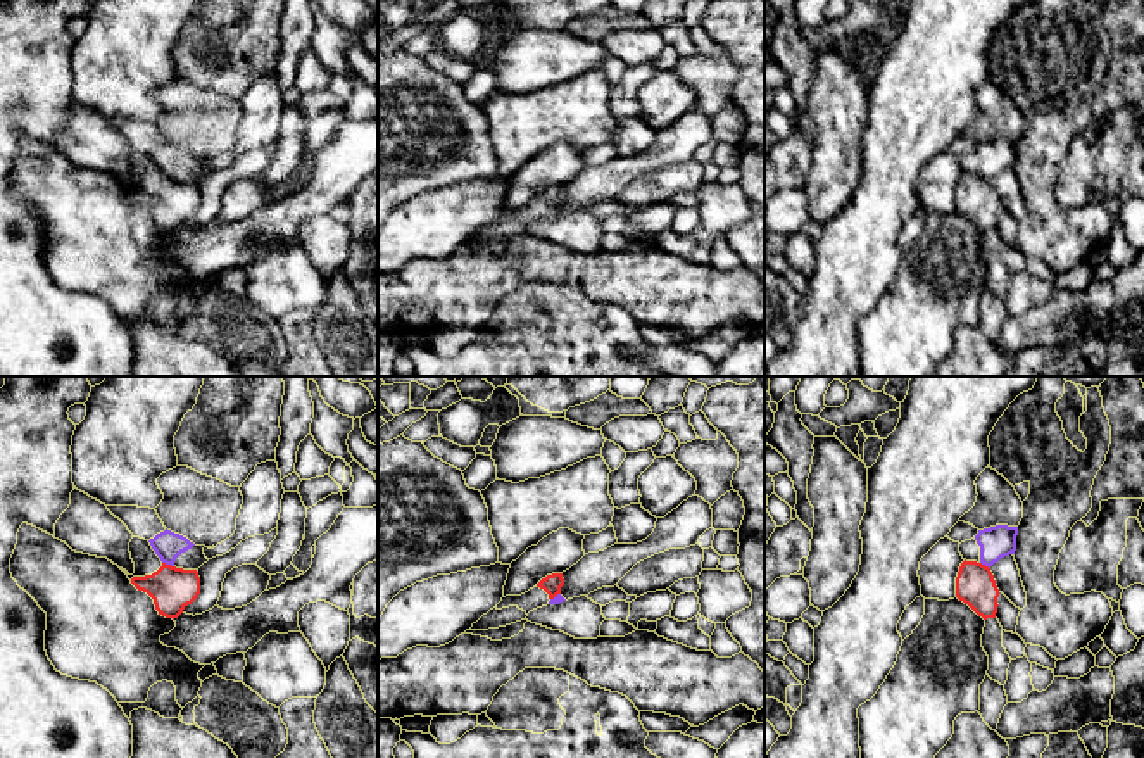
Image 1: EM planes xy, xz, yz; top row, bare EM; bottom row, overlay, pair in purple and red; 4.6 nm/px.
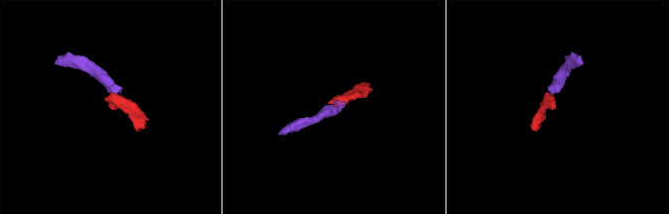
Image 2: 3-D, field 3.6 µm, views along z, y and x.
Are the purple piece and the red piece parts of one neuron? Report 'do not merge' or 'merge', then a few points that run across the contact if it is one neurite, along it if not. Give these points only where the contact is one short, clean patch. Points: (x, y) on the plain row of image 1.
do not merge | xy (163, 175), (173, 180)

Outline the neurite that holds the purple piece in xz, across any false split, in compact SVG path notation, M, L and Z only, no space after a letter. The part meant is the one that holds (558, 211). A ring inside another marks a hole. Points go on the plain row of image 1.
M694 107L664 131L657 131L654 145L645 154L616 155L604 164L585 167L563 185L564 199L549 218L588 209L602 200L614 200L637 176L669 162L695 159L709 142L713 142L711 117Z

